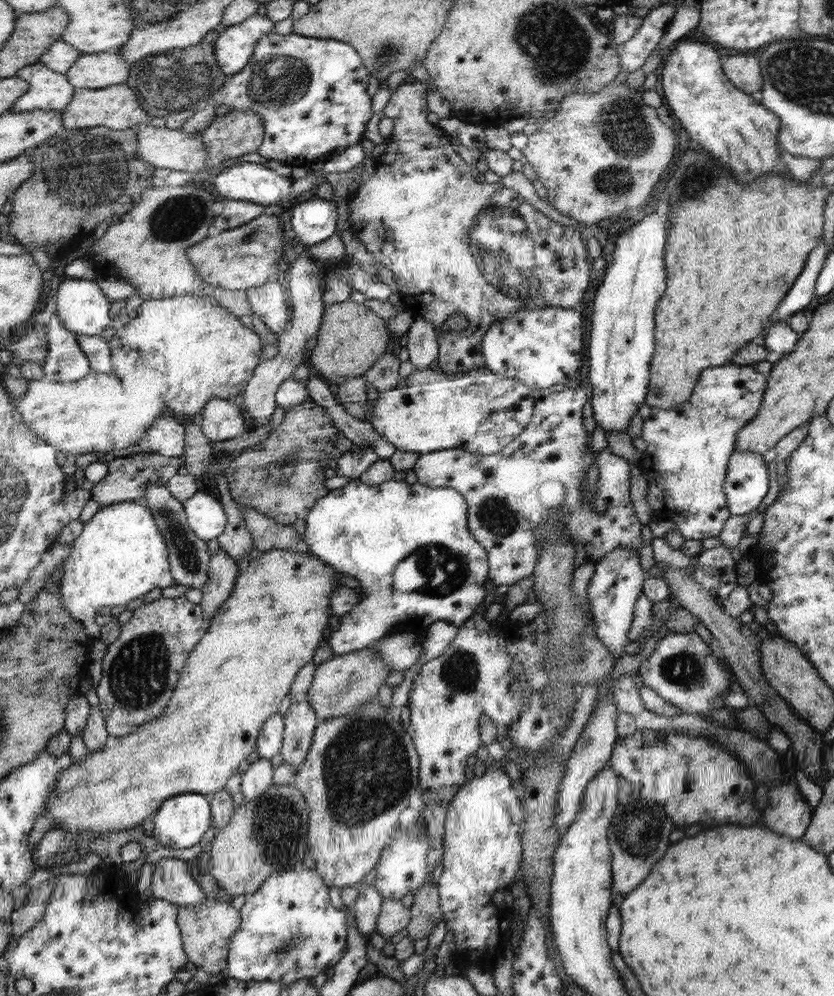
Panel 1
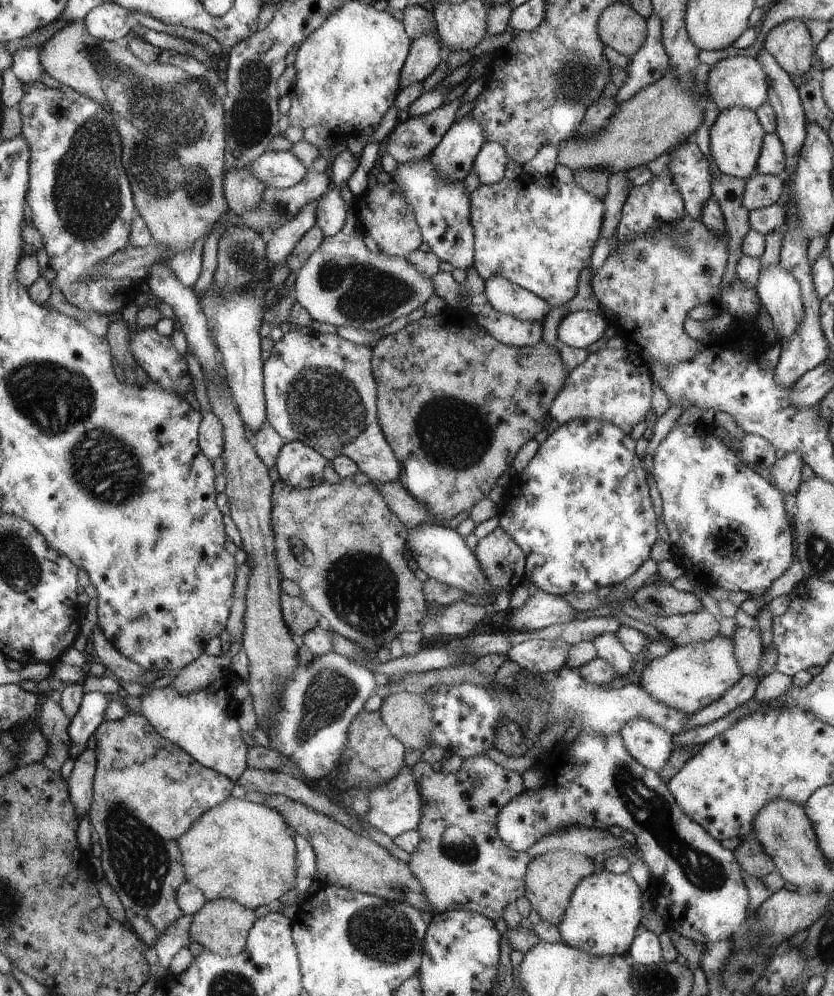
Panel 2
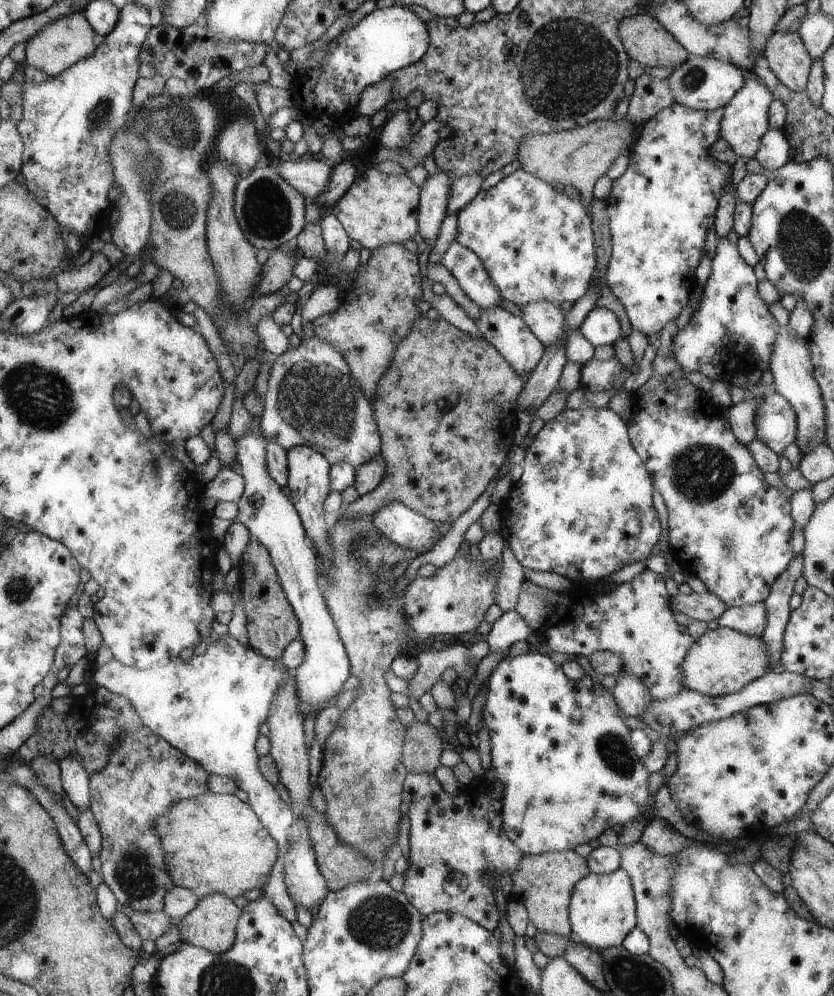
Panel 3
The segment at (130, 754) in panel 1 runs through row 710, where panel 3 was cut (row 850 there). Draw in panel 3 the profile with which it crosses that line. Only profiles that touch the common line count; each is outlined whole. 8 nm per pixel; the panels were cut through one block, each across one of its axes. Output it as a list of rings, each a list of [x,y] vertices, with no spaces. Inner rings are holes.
[[[206,791],[194,798],[178,801],[169,813],[156,820],[156,832],[166,854],[166,864],[175,886],[191,890],[199,899],[220,893],[234,899],[248,890],[263,890],[275,864],[279,864],[280,848],[273,835],[265,829],[256,811],[234,793]]]

